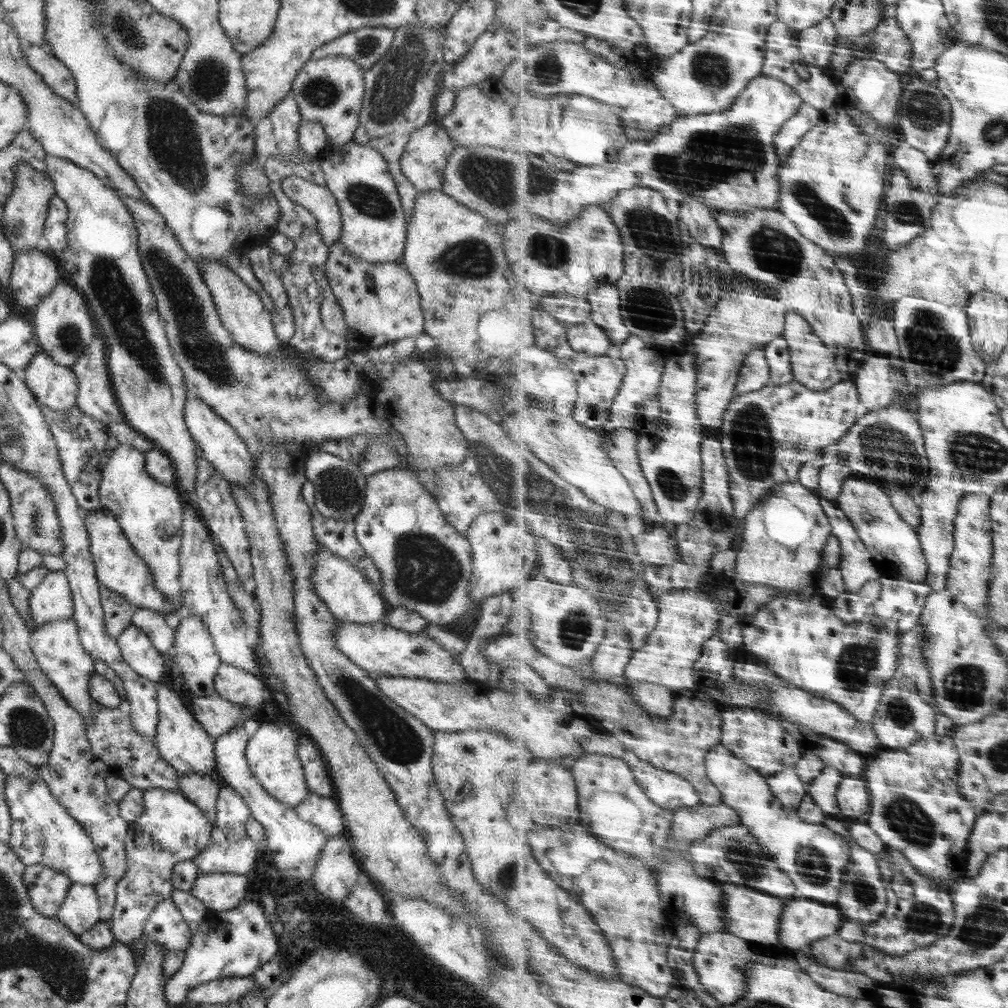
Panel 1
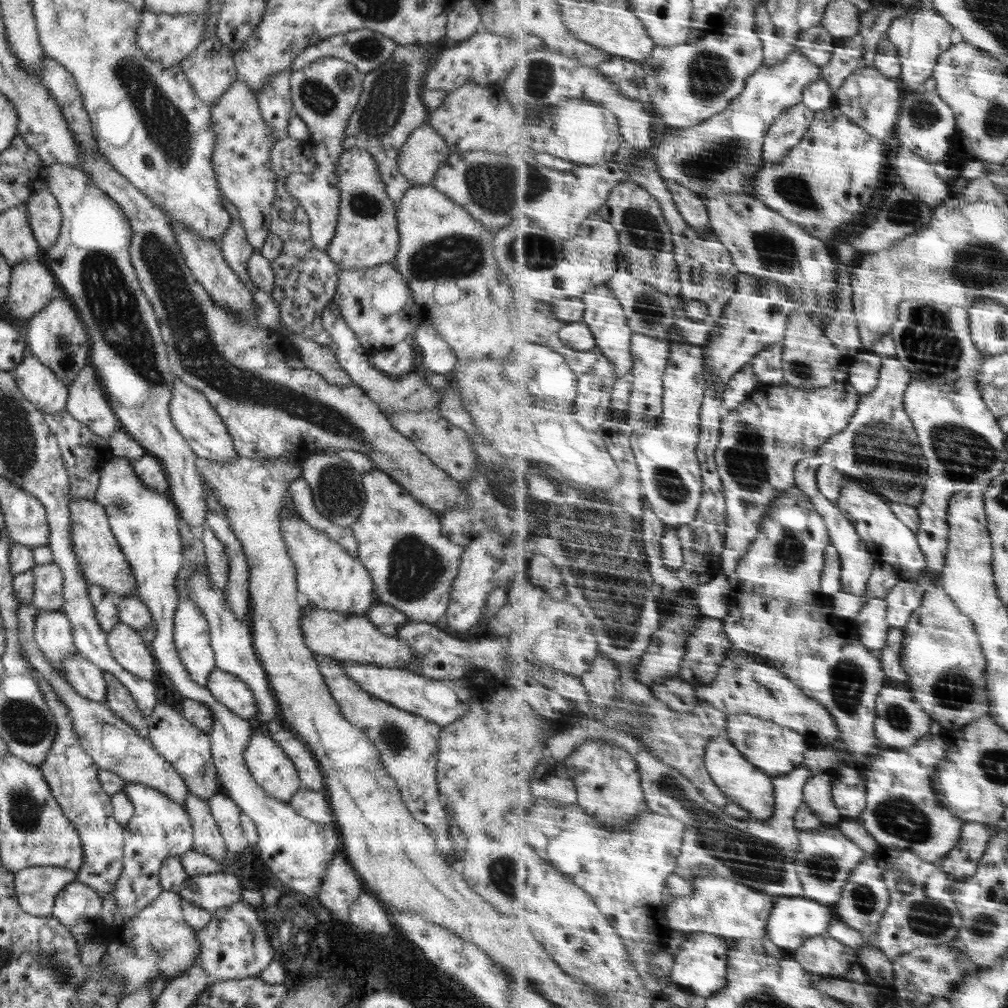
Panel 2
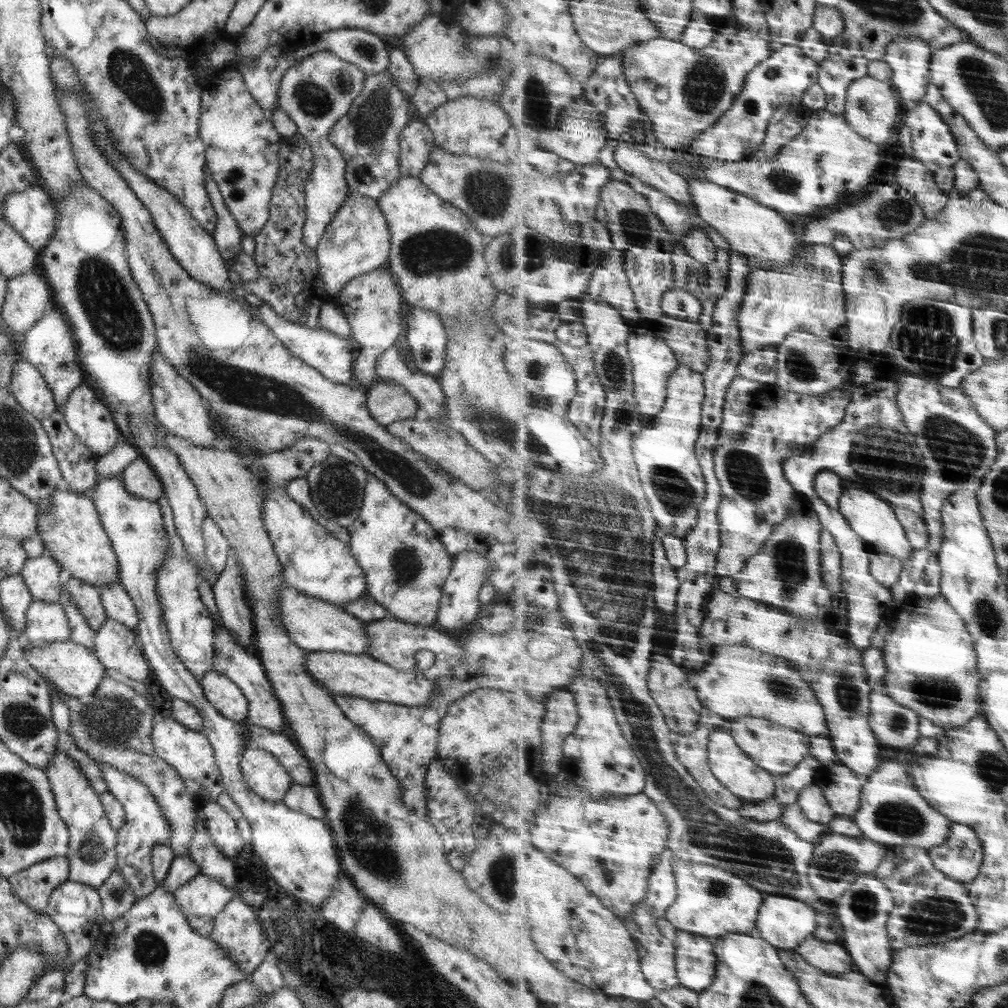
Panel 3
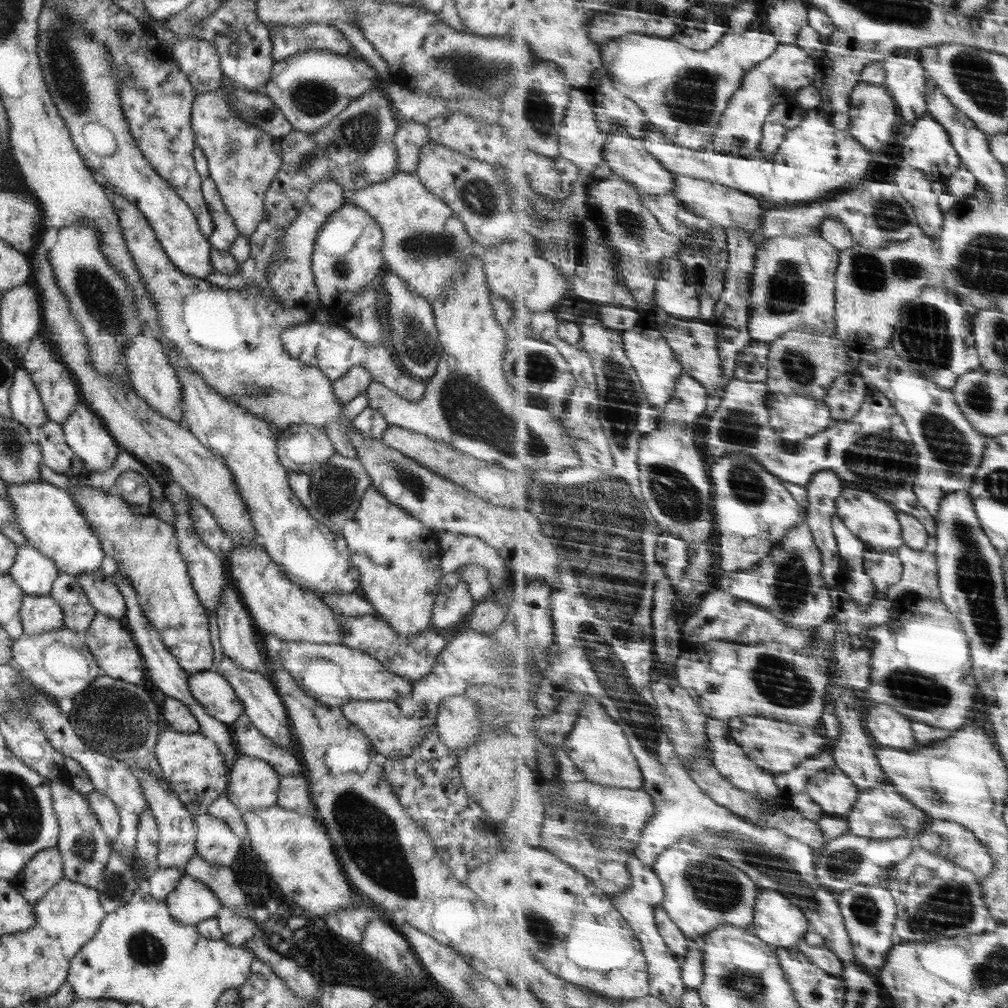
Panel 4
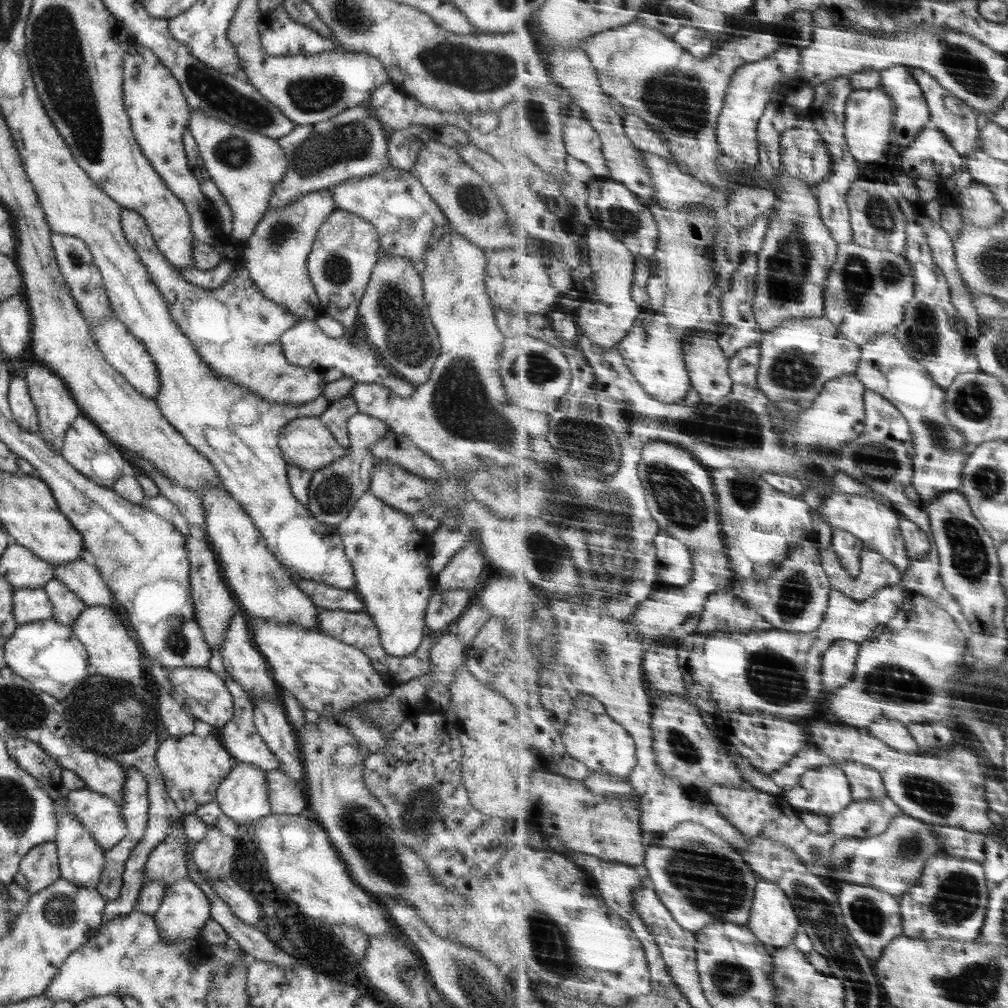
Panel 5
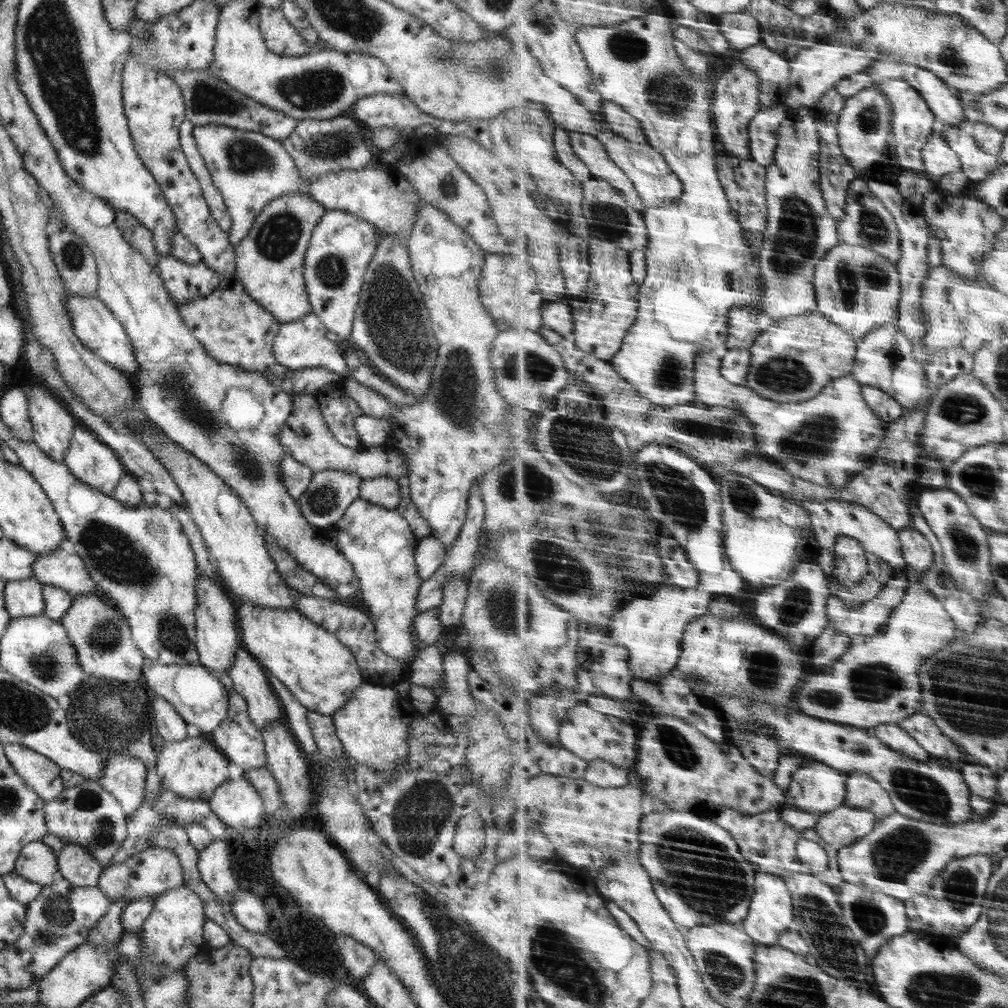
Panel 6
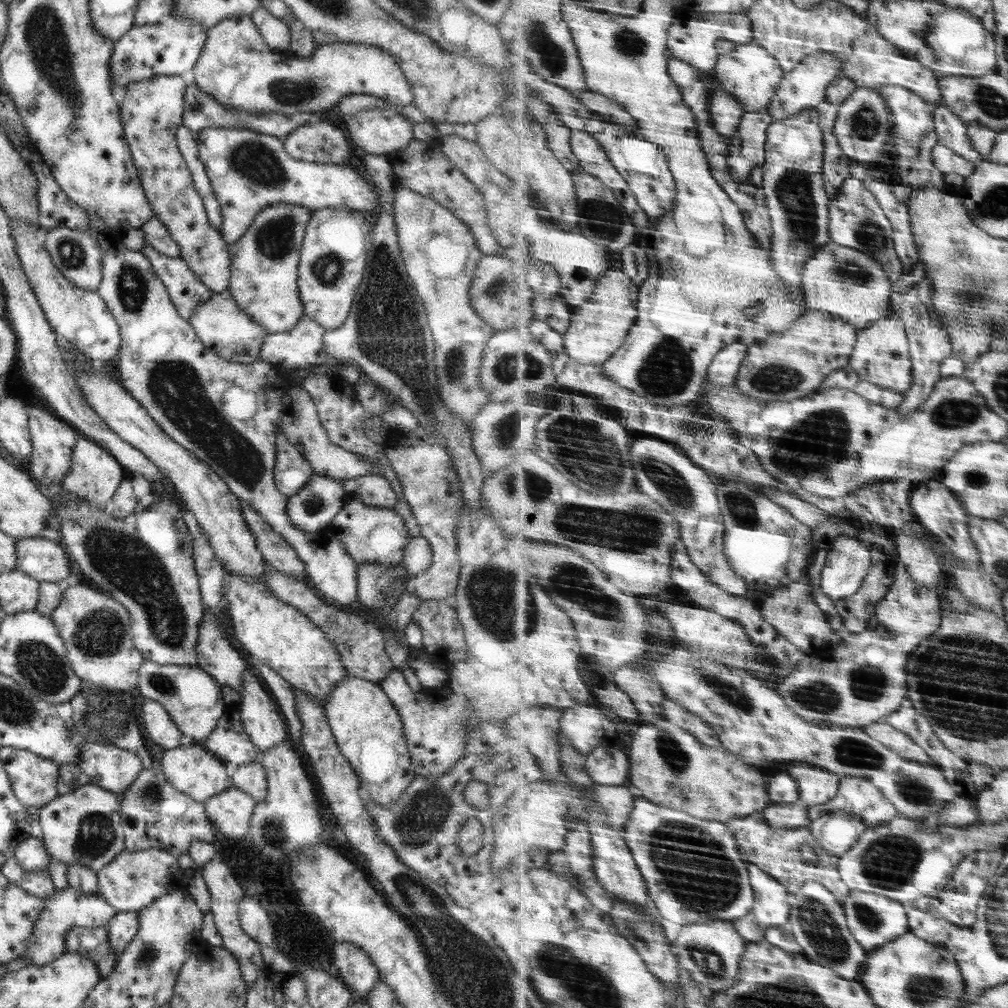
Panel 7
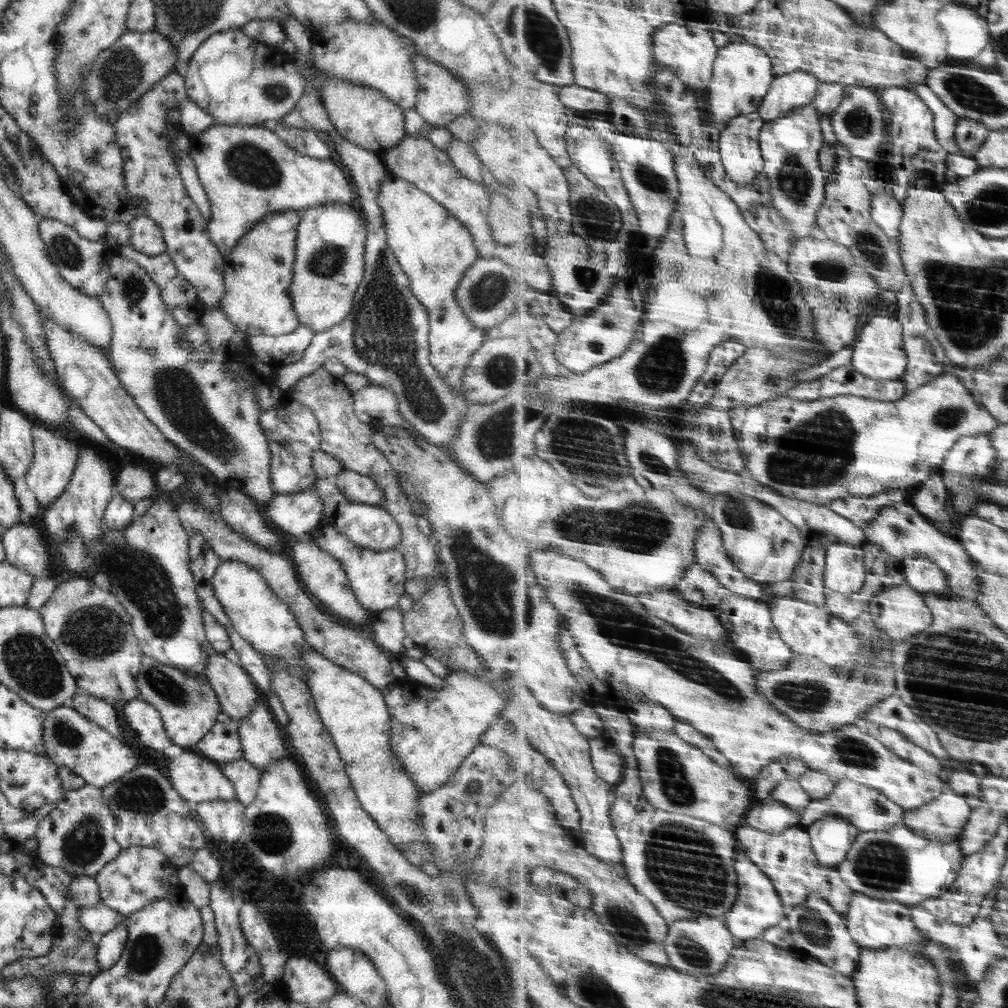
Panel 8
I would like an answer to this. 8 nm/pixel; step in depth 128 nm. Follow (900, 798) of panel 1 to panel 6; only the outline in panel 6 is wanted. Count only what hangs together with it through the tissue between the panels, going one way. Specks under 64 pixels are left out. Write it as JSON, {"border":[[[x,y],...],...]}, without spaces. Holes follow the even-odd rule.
{"border":[[[844,804],[835,811],[821,814],[815,829],[825,843],[839,850],[852,846],[871,833],[878,823],[877,820],[876,814],[868,808]]]}

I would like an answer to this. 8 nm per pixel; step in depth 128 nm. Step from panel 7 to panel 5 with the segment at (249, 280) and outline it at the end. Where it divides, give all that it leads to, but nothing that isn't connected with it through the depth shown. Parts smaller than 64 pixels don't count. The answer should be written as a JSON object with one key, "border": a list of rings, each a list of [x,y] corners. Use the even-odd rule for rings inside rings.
{"border":[[[319,189],[299,195],[278,210],[265,211],[257,221],[251,236],[240,242],[239,256],[245,262],[245,270],[254,286],[265,298],[280,304],[287,312],[299,318],[314,320],[321,311],[308,277],[306,256],[319,225],[334,210],[335,203],[331,198],[330,189]]]}

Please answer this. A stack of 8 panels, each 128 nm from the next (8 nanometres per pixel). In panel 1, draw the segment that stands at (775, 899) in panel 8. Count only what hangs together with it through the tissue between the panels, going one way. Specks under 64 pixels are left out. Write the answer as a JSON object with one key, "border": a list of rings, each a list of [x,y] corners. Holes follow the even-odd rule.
{"border":[[[789,900],[789,904],[785,906],[785,914],[780,923],[780,949],[789,951],[797,948],[809,948],[816,940],[825,939],[828,936],[838,934],[841,925],[846,923],[843,914],[829,904],[821,904],[821,902],[813,902],[813,900]]]}

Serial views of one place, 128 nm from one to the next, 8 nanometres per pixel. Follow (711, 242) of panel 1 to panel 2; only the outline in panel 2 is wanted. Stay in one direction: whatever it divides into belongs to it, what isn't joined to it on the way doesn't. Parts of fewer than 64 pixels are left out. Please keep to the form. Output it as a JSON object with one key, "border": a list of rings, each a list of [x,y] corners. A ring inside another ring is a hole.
{"border":[[[677,183],[669,185],[668,189],[679,212],[690,225],[693,225],[700,233],[713,233],[706,199],[703,196]]]}

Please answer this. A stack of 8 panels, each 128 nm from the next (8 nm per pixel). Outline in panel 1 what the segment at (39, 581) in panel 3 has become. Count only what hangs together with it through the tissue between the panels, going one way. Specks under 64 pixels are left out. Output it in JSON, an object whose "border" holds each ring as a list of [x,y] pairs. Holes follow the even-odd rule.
{"border":[[[49,571],[40,583],[30,590],[28,607],[34,628],[49,621],[69,619],[73,612],[67,577],[63,571]]]}

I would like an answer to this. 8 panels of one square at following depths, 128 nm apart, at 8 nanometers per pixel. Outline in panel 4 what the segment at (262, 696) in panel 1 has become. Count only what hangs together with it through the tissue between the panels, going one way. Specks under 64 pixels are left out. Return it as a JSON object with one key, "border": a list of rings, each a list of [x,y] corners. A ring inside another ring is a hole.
{"border":[[[215,670],[188,673],[186,683],[190,695],[215,720],[230,726],[244,712],[229,683]]]}

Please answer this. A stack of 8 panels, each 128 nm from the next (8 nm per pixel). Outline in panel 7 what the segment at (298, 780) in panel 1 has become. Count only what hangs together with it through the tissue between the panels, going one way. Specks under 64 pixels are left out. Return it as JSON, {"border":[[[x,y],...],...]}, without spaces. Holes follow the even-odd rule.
{"border":[[[231,786],[229,789],[225,789],[223,792],[211,795],[204,803],[204,811],[209,819],[209,822],[215,828],[219,837],[235,838],[245,835],[248,831],[248,822],[251,816],[251,811],[254,800],[247,796],[244,792],[241,792],[238,788]]]}

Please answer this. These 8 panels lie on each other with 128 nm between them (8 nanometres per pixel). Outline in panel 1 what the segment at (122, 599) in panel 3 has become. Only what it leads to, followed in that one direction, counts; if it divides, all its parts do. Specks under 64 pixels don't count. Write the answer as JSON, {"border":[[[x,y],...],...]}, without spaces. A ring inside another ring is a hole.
{"border":[[[134,607],[130,624],[142,630],[159,652],[173,651],[174,628],[170,628],[162,614],[148,608]]]}

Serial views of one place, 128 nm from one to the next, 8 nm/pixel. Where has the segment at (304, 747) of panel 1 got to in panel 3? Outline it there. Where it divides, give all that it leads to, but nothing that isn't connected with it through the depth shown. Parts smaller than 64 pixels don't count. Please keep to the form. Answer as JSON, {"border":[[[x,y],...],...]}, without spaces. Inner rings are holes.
{"border":[[[247,725],[247,746],[272,754],[295,784],[313,786],[313,770],[299,748],[282,731],[278,734],[261,726]]]}

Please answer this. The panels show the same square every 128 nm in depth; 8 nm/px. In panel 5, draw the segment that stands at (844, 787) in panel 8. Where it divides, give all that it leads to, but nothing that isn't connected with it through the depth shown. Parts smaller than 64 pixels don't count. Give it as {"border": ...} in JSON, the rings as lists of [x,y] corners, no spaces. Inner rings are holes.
{"border":[[[849,760],[849,764],[845,764],[843,770],[852,784],[852,795],[855,801],[888,796],[883,775],[874,768],[859,762],[853,764]]]}

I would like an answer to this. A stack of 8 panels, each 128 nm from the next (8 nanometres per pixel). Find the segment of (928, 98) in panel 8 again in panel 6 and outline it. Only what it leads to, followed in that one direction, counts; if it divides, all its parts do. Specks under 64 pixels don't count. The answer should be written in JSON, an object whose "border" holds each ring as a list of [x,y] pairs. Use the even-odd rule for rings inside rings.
{"border":[[[965,121],[958,127],[940,126],[949,146],[959,155],[962,171],[971,183],[985,180],[1003,163],[992,154],[987,154],[973,136],[974,123]]]}

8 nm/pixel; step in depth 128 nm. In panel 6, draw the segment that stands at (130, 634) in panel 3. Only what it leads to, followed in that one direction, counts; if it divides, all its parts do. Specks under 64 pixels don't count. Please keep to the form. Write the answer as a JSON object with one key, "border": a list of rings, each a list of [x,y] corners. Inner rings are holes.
{"border":[[[100,594],[74,597],[59,621],[87,676],[115,679],[130,685],[139,678],[144,657],[133,643],[125,618]]]}

